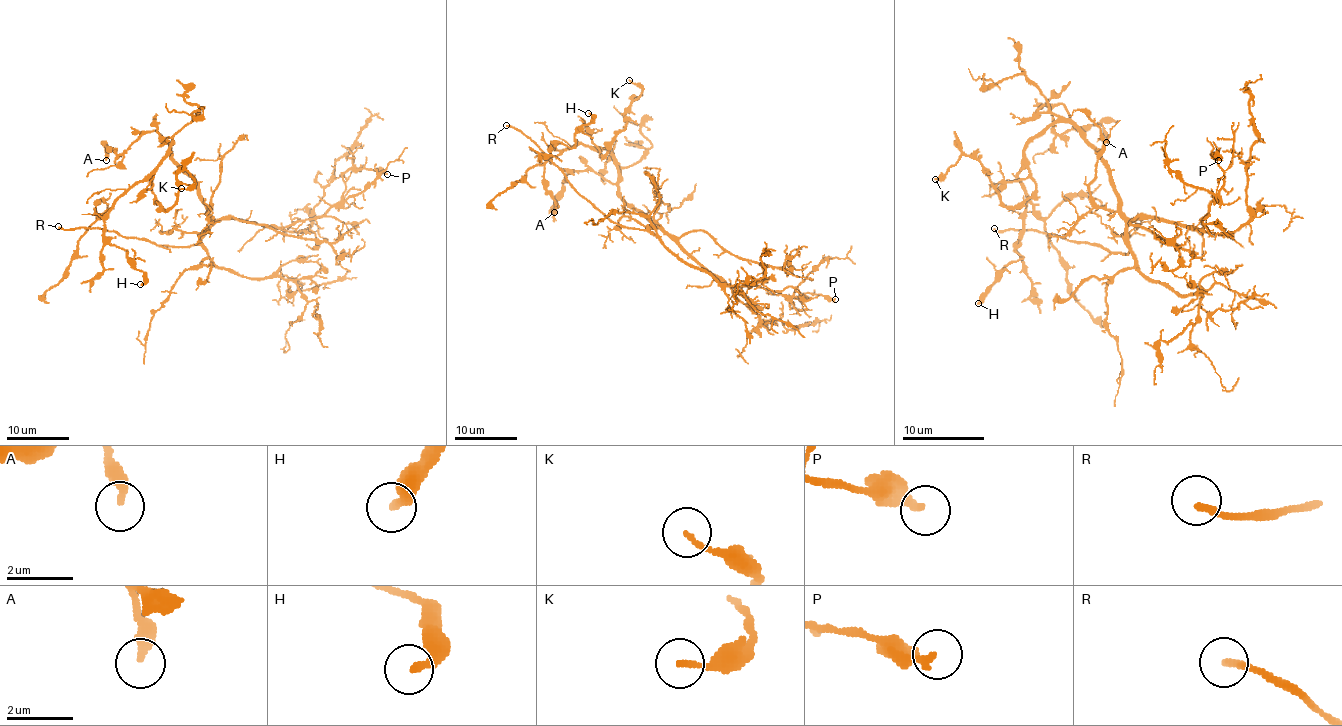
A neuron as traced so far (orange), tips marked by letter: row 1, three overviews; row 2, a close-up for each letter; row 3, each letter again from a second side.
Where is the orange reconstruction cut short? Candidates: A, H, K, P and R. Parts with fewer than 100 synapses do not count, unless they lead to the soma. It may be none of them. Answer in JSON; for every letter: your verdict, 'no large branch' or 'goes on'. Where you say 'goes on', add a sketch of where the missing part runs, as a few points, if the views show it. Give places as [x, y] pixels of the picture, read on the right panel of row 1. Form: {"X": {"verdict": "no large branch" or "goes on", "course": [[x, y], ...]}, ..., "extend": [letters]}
{"A": {"verdict": "no large branch"}, "H": {"verdict": "no large branch"}, "K": {"verdict": "no large branch"}, "P": {"verdict": "no large branch"}, "R": {"verdict": "goes on", "course": [[994, 228], [1029, 215], [1037, 209], [1037, 199], [1043, 193], [1059, 193], [1076, 201], [1080, 209]]}, "extend": ["R"]}

